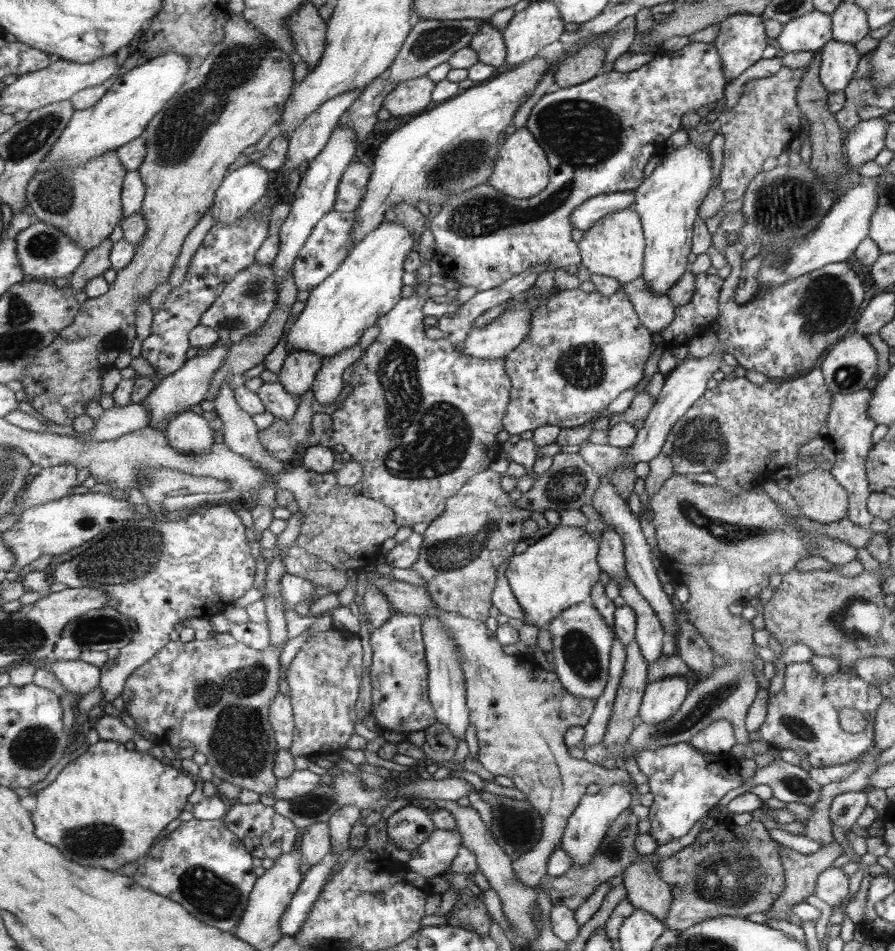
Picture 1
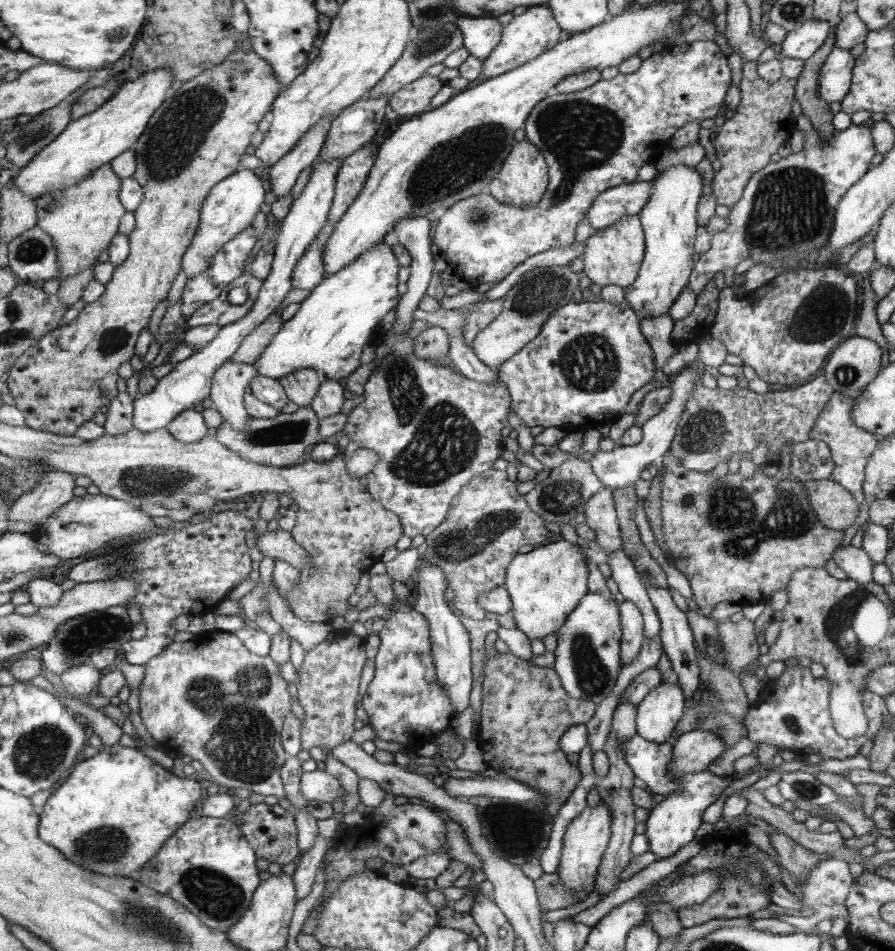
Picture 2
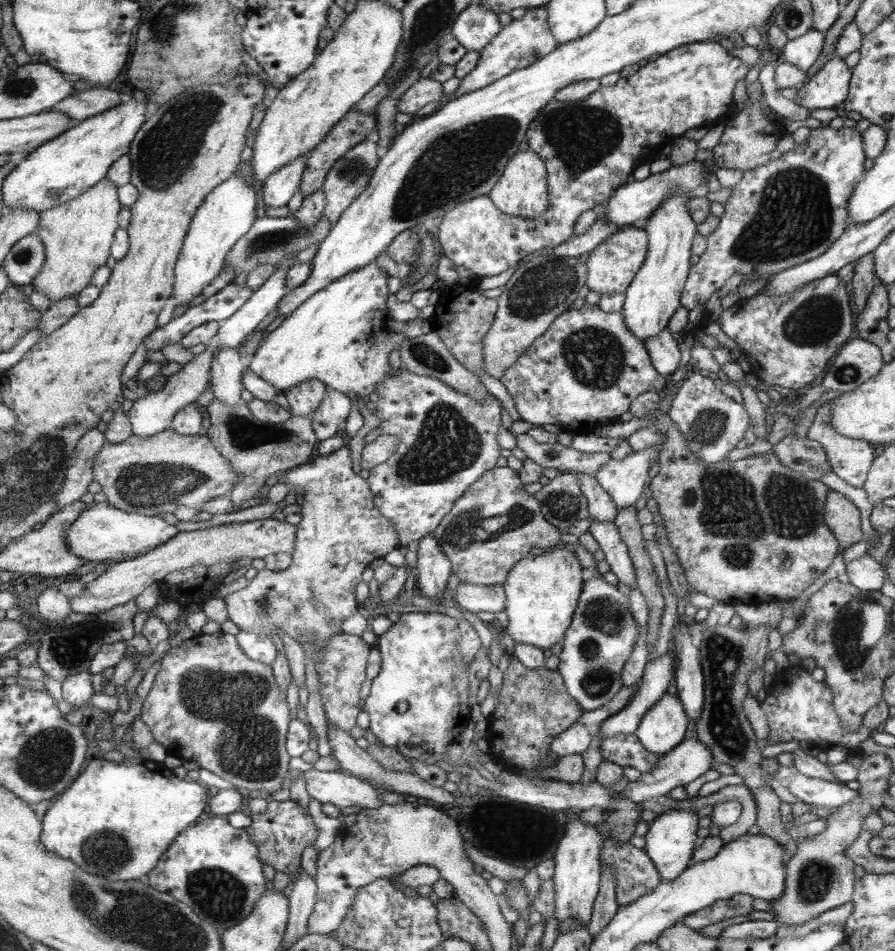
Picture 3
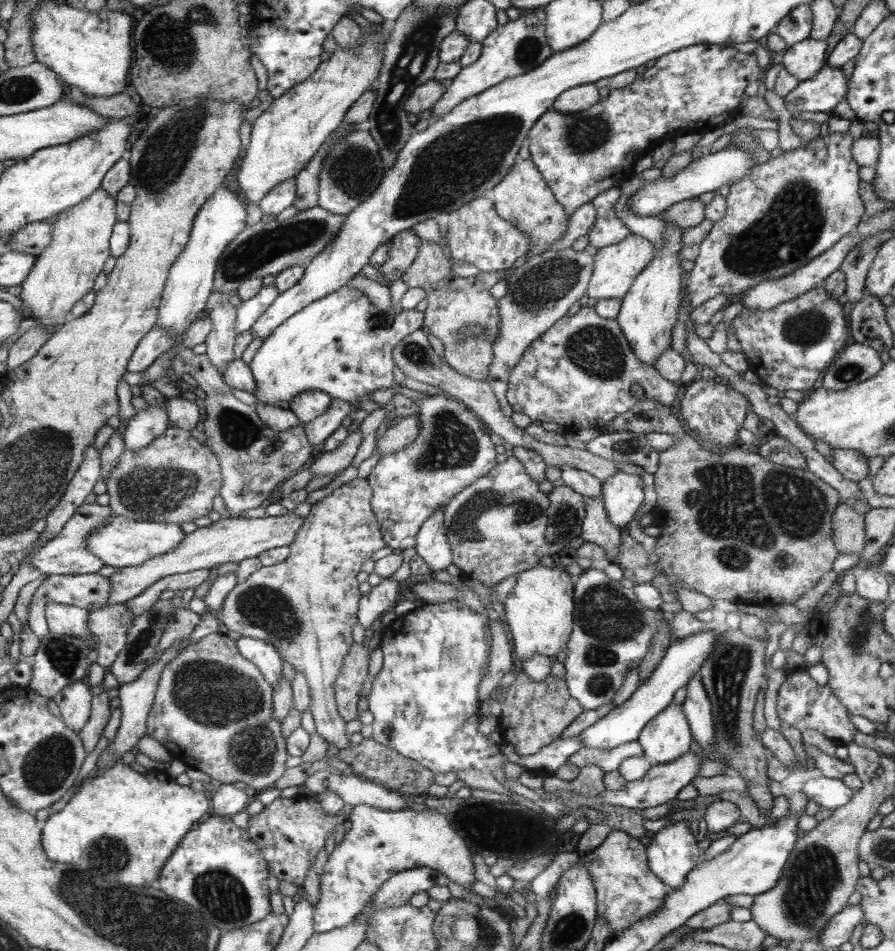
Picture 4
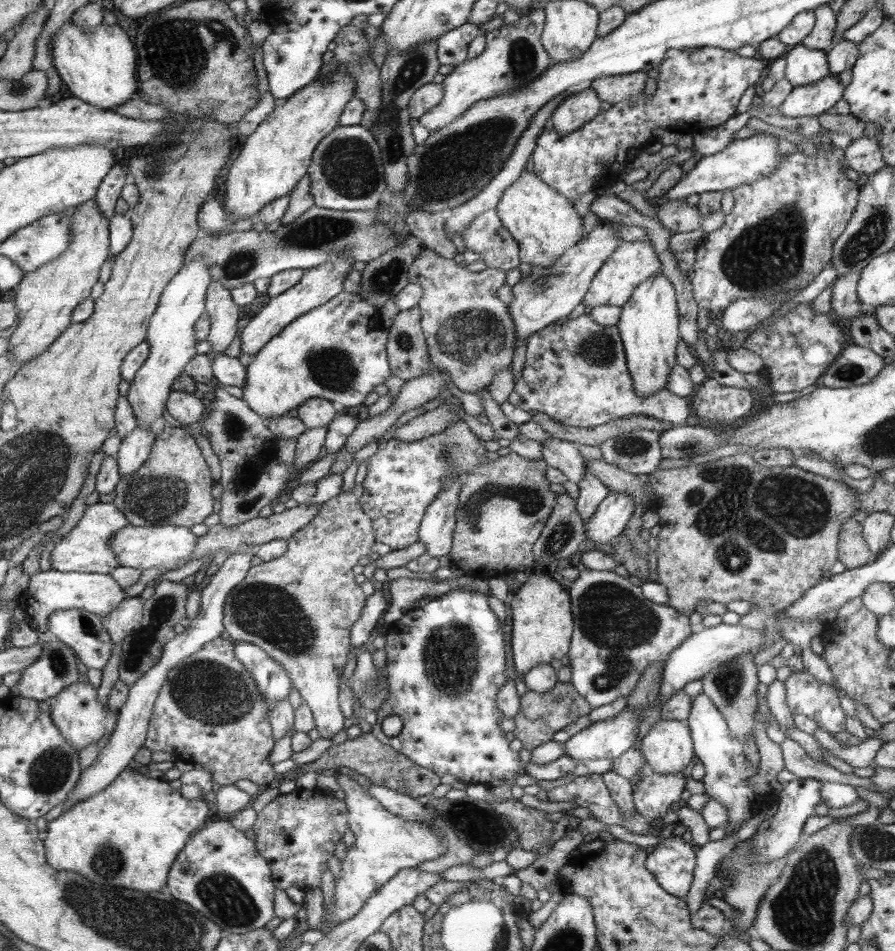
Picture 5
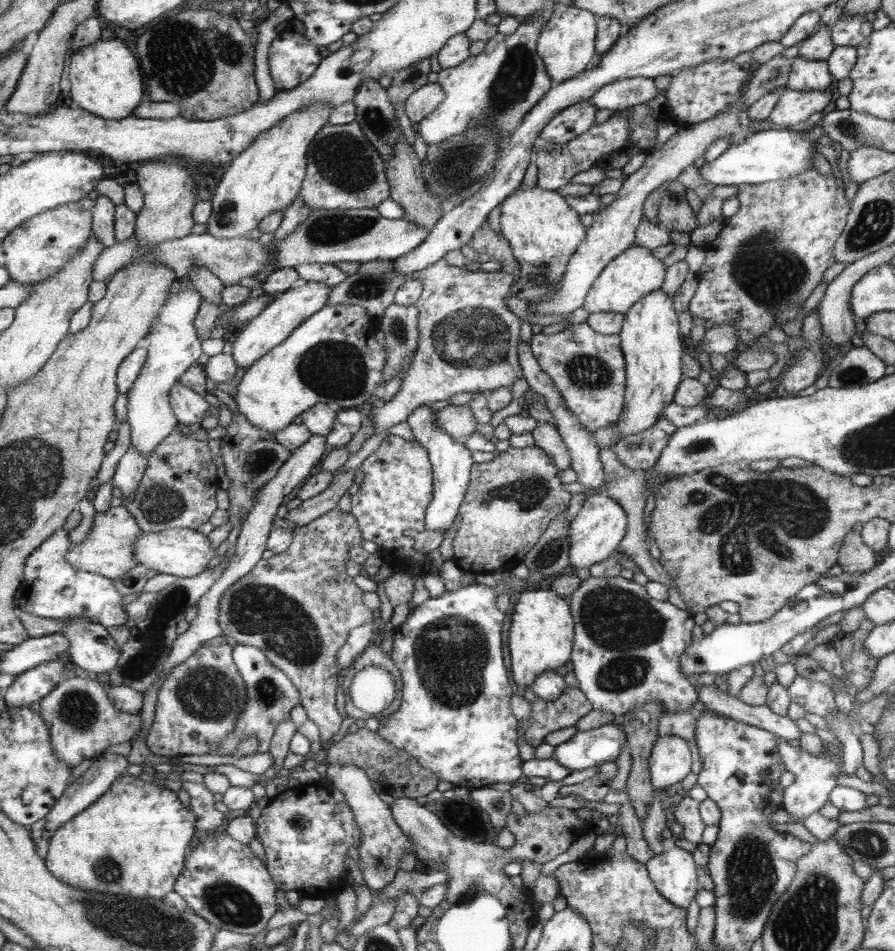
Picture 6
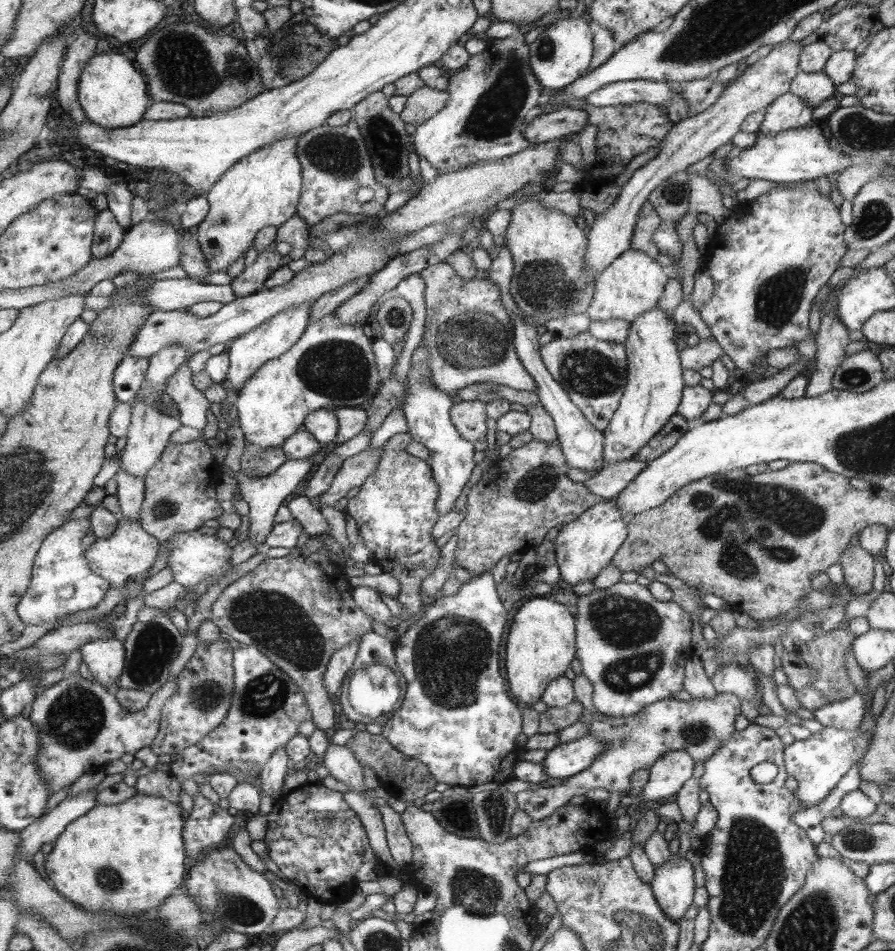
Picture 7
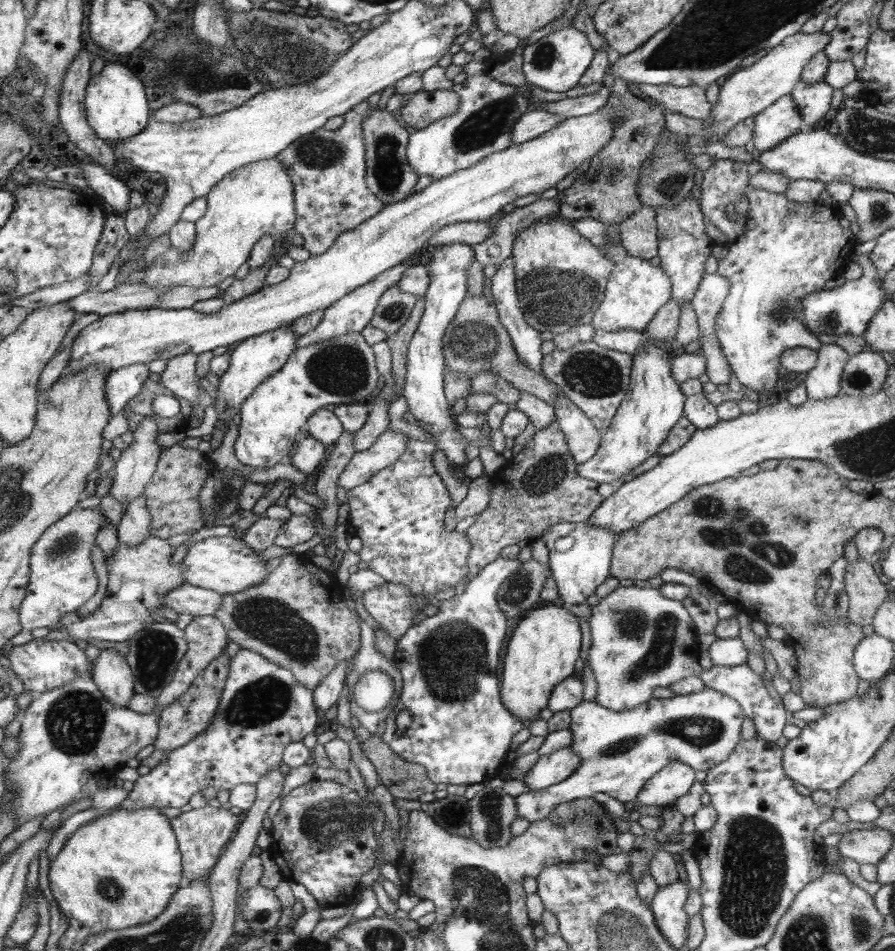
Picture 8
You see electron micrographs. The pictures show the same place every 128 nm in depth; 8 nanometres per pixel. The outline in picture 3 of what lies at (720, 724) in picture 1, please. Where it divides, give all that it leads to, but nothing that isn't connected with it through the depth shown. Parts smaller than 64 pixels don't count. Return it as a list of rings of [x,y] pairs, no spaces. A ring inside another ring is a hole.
[[[693,733],[691,738],[686,738],[676,749],[663,754],[660,762],[650,773],[642,773],[638,780],[634,782],[629,781],[621,794],[627,796],[637,805],[643,804],[643,801],[650,800],[651,798],[661,797],[668,794],[668,792],[672,792],[676,786],[687,785],[692,780],[700,778],[702,774],[711,769],[712,758],[712,750]]]

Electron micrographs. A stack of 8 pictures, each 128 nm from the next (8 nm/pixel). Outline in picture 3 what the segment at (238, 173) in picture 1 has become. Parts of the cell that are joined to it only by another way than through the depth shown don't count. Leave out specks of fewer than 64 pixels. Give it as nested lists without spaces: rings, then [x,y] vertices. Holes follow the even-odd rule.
[[[235,175],[229,181],[218,185],[205,199],[189,226],[188,236],[185,237],[181,254],[177,258],[176,286],[173,292],[177,306],[187,303],[192,306],[205,287],[212,284],[223,272],[225,258],[230,250],[240,237],[249,232],[250,226],[256,221],[256,198],[258,189]]]

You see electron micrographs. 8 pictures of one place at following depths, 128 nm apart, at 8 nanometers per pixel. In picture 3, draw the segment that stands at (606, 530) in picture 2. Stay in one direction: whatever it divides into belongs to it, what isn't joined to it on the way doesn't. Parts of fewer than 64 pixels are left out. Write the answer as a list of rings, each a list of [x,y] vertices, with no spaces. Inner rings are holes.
[[[578,473],[577,479],[582,494],[587,498],[589,520],[613,522],[618,510],[597,478],[591,474]]]

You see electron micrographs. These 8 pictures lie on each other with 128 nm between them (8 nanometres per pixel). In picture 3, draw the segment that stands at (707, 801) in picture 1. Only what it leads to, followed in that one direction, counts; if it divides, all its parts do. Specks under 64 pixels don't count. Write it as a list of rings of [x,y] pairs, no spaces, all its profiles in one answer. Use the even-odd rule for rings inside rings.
[[[617,734],[602,739],[599,747],[603,760],[621,767],[637,768],[641,773],[650,773],[662,756],[646,750],[636,734]],[[675,808],[670,812],[658,815],[650,824],[645,839],[644,850],[653,859],[661,878],[666,880],[676,880],[688,868],[688,863],[692,860],[692,852],[696,846],[696,830],[698,830],[698,811],[695,808],[690,810],[680,810]]]

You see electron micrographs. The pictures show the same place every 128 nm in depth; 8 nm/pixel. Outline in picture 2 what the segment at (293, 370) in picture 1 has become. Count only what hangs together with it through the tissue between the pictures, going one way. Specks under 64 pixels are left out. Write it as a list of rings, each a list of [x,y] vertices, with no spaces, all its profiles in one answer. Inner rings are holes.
[[[302,368],[279,381],[289,402],[294,402],[299,407],[310,407],[312,402],[316,400],[322,379],[319,372],[313,368]]]

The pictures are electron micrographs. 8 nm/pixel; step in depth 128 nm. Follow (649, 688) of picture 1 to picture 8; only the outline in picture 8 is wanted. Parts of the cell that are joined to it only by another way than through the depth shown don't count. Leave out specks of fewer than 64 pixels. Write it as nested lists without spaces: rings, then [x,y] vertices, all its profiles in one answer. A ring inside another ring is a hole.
[[[674,761],[645,782],[637,802],[646,806],[670,806],[692,788],[694,767]]]

